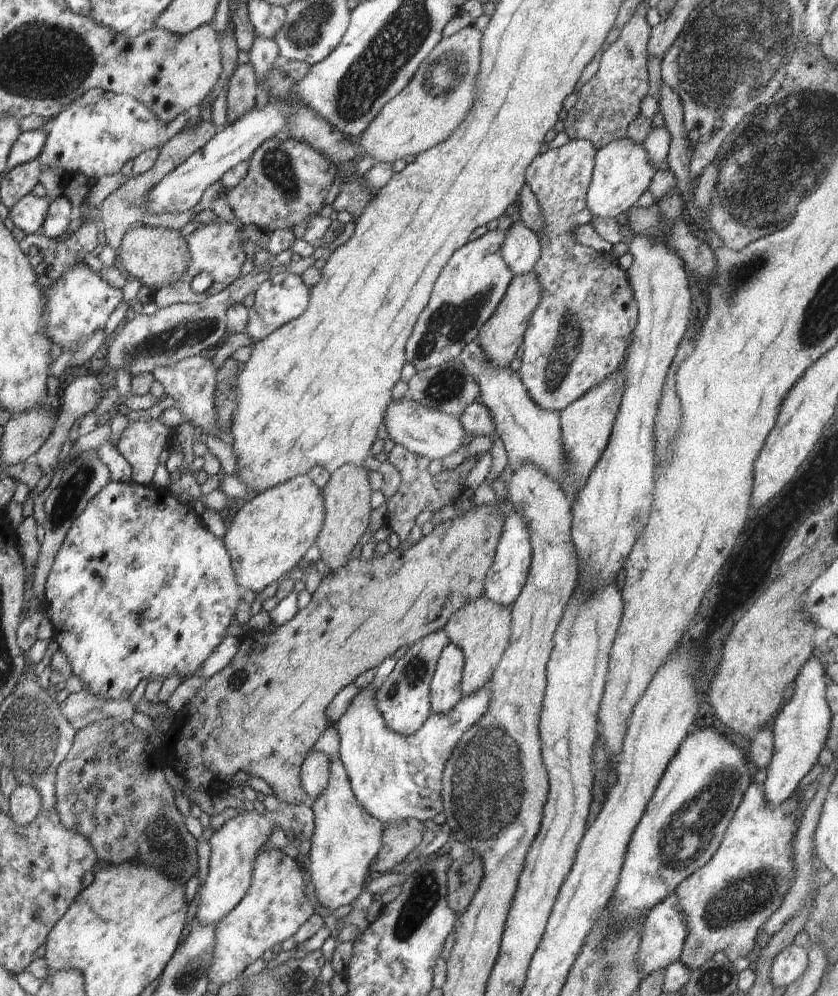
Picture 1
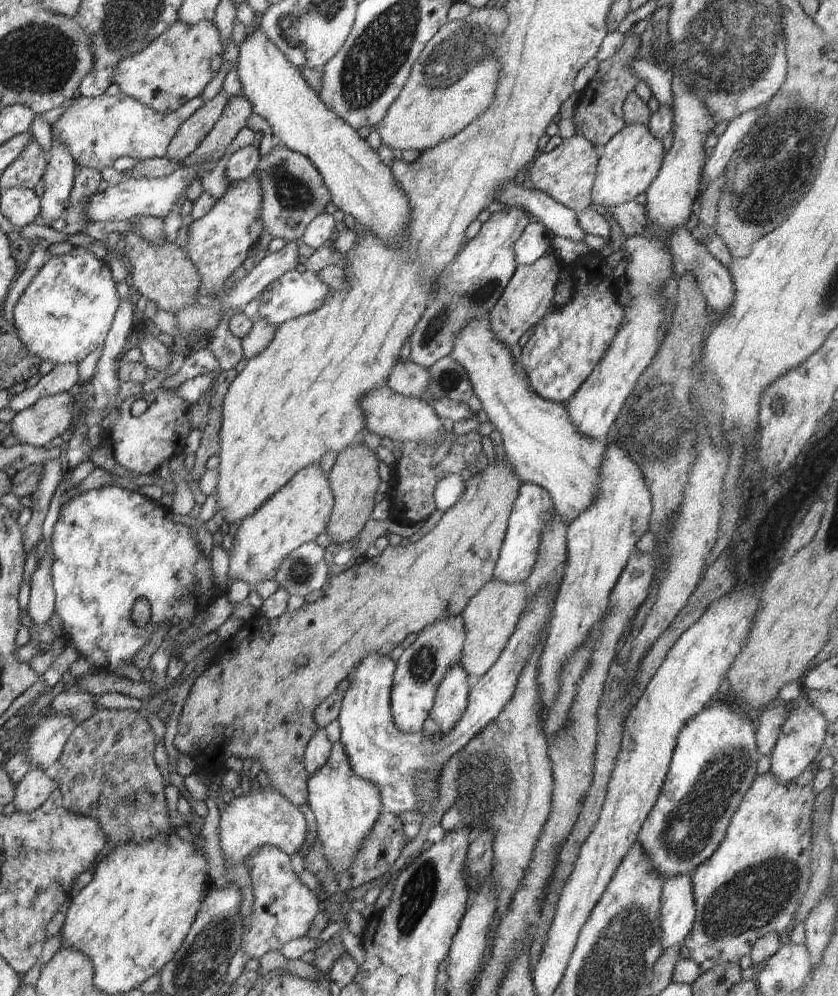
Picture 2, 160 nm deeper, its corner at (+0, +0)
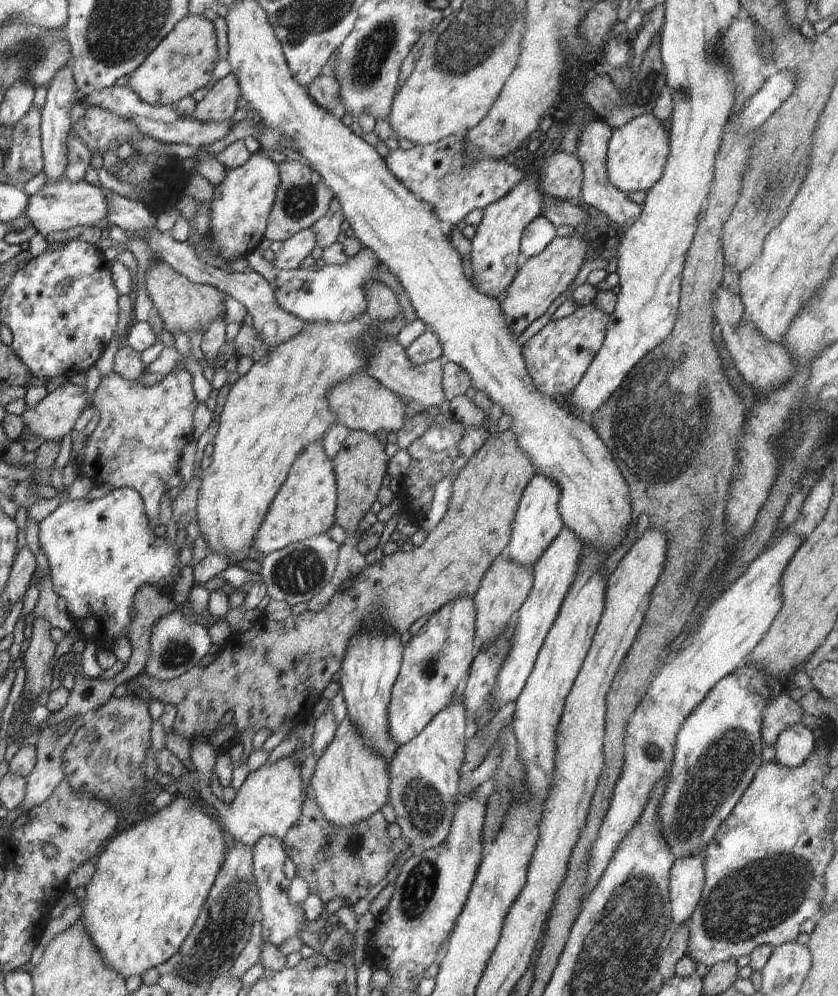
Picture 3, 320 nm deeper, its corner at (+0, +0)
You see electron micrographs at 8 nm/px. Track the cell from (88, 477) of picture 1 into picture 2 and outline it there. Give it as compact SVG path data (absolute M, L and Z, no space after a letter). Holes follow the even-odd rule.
M52 553L43 557L42 563L37 566L32 578L27 612L33 620L33 626L38 628L48 623L55 611L55 592L51 564Z

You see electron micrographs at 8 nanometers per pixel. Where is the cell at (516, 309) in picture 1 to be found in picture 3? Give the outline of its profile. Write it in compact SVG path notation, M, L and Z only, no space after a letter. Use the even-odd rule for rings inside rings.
M579 230L566 237L556 237L536 256L523 259L514 280L508 286L508 294L501 304L502 312L516 336L520 336L534 320L546 314L548 307L566 291L586 262L587 242Z

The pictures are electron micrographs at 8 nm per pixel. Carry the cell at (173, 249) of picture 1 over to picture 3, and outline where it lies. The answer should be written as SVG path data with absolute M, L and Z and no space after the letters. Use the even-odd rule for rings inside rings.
M155 256L151 259L145 281L145 291L153 302L154 310L163 320L165 329L170 334L206 332L214 321L225 318L225 305L223 305L223 292L221 290L208 285L193 283L170 268L168 263L158 260Z

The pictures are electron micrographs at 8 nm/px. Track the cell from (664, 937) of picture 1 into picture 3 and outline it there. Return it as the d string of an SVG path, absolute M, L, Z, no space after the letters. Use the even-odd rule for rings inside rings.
M704 854L675 859L670 869L671 915L677 928L690 920L705 885Z

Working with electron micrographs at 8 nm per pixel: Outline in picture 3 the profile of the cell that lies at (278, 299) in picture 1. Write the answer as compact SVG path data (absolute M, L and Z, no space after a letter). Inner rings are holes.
M362 246L360 251L350 257L348 262L343 265L327 265L322 267L321 270L308 270L308 269L292 269L285 271L273 267L266 259L260 255L253 255L251 261L254 264L254 270L260 273L272 287L274 296L277 303L286 309L286 312L301 318L308 323L347 323L350 320L359 318L361 315L366 315L367 310L367 290L365 287L367 283L372 283L374 279L374 272L376 270L384 269L383 264L377 258L377 256L368 248Z

